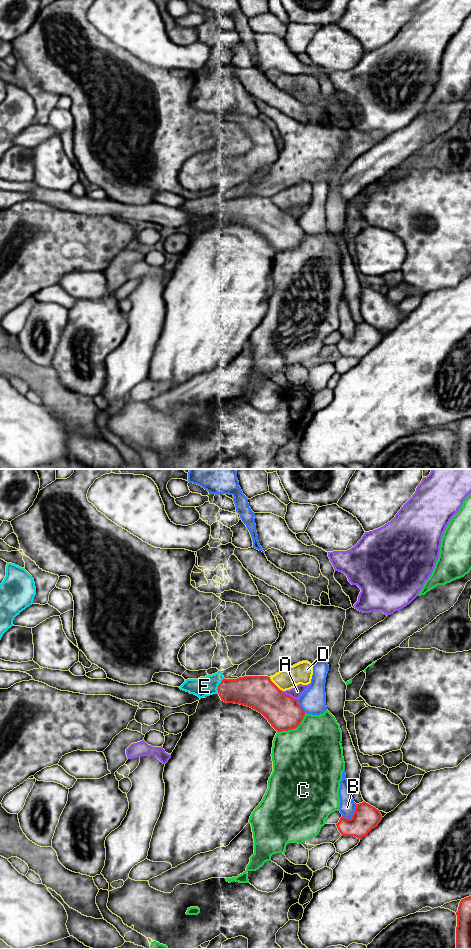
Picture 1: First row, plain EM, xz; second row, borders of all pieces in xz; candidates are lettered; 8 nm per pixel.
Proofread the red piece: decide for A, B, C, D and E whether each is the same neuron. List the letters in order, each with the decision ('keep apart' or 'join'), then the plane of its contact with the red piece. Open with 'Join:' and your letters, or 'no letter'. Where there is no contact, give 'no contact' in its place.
Join: E
A: keep apart; contact in xz
B: keep apart; contact in xz
C: keep apart; contact in xz
D: keep apart; contact in xz
E: join; contact in xz

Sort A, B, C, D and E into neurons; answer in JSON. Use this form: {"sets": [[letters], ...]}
{"sets": [["A"], ["B"], ["C"], ["D"], ["E"]]}

